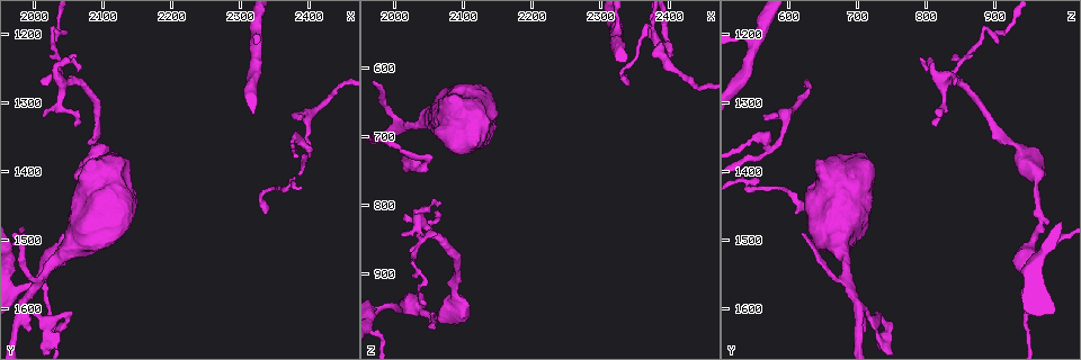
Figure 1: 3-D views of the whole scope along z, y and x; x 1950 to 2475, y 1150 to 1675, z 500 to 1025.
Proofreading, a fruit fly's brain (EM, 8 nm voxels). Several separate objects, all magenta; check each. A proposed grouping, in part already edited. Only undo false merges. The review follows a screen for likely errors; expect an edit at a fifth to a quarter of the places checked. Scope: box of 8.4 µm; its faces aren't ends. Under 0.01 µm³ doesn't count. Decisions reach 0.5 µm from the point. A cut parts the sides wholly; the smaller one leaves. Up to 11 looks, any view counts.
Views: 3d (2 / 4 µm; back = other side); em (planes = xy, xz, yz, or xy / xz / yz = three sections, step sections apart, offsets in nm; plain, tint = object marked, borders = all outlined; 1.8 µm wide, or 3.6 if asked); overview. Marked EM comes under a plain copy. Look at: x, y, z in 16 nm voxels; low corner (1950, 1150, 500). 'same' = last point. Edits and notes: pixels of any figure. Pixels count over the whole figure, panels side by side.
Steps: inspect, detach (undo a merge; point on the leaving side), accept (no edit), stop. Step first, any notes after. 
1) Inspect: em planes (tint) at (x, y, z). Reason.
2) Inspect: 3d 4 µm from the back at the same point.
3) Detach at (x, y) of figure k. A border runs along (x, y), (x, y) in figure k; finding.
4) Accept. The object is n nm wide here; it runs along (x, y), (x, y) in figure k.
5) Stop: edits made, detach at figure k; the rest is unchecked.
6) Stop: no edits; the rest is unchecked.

Inspect: em planes (tint) at (2015, 1550, 685). Arms part here.

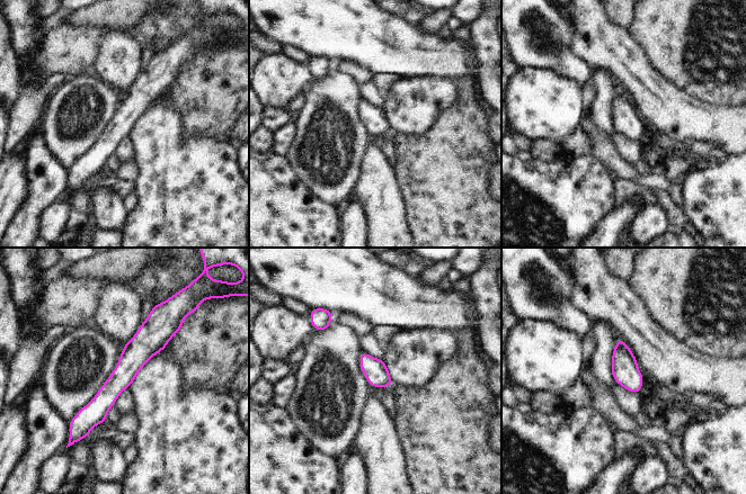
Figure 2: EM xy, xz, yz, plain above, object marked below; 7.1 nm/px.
Accept. It runs along (158, 316), (153, 335), (85, 429) in figure 2; one neuron here.

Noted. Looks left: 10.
Inspect: 3d 4 µm at (2400, 1365, 575). Abrupt turn.

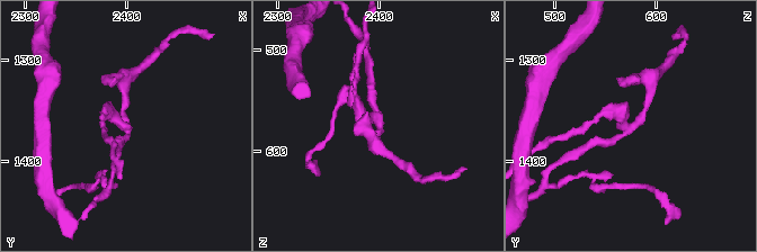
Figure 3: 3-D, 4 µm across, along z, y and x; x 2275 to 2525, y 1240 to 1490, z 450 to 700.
Inspect: em 3.6 µm xz step 16 (tint) at (2402, 1366, 574). 3 arms meet here; need the tissue.

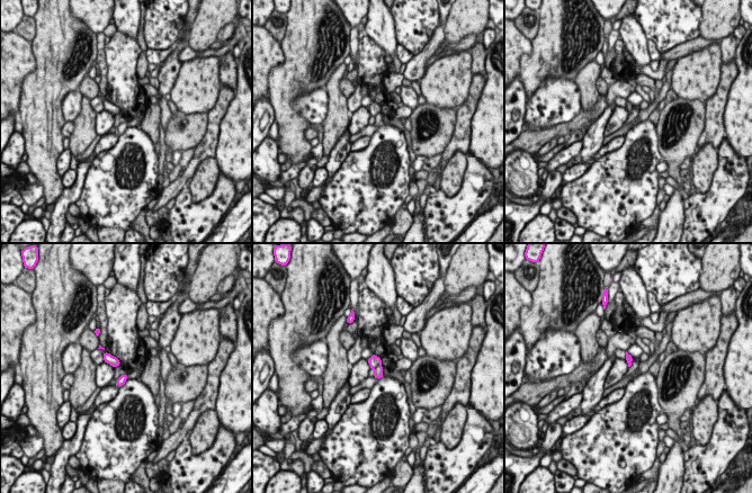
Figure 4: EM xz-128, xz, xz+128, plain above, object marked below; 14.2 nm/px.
Detach at (374, 360) of figure 4. The object is 60 nm wide here; a border runs along (379, 362), (374, 369) in figure 4; two neurons meet here.

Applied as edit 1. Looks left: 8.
Inspect: em planes (borders) at (2075, 1410, 960). Sudden change in width.

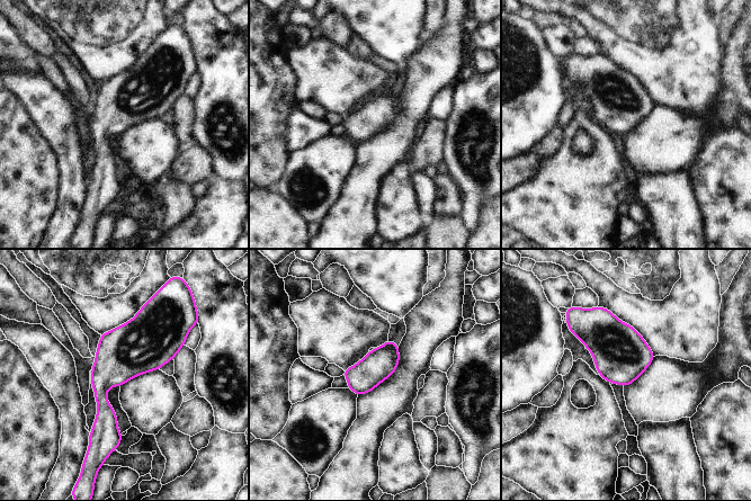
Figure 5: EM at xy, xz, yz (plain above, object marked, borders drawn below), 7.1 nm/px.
Accept. All the same neuron.

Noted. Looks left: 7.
Inspect: 3d 2 µm at (2045, 1275, 830). Sharp bend.

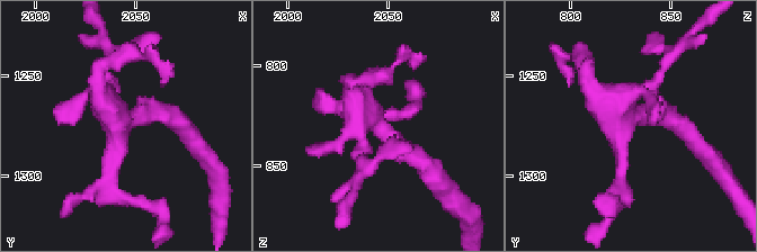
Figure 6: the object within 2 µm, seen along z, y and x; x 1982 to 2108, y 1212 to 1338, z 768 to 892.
Inspect: em planes (tint) at (2045, 1272, 827). Shape alone is not enough.

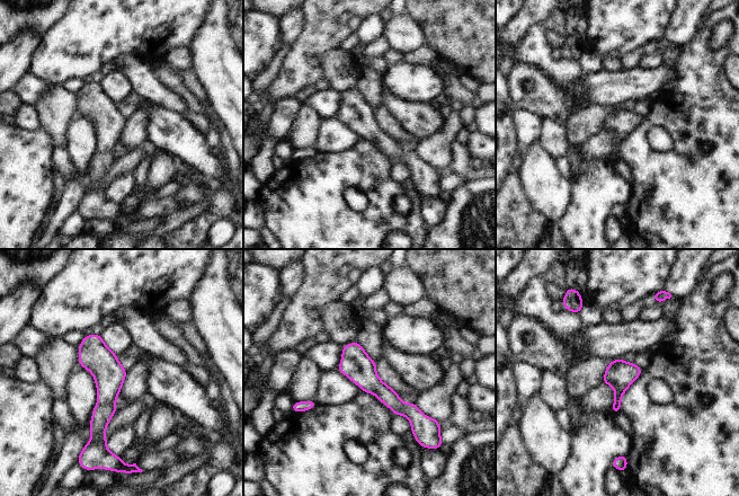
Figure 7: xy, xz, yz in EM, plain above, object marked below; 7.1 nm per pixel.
Accept. All the same neuron.

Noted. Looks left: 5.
Stop: edits made, detach at figure 4; the rest is unchecked.

